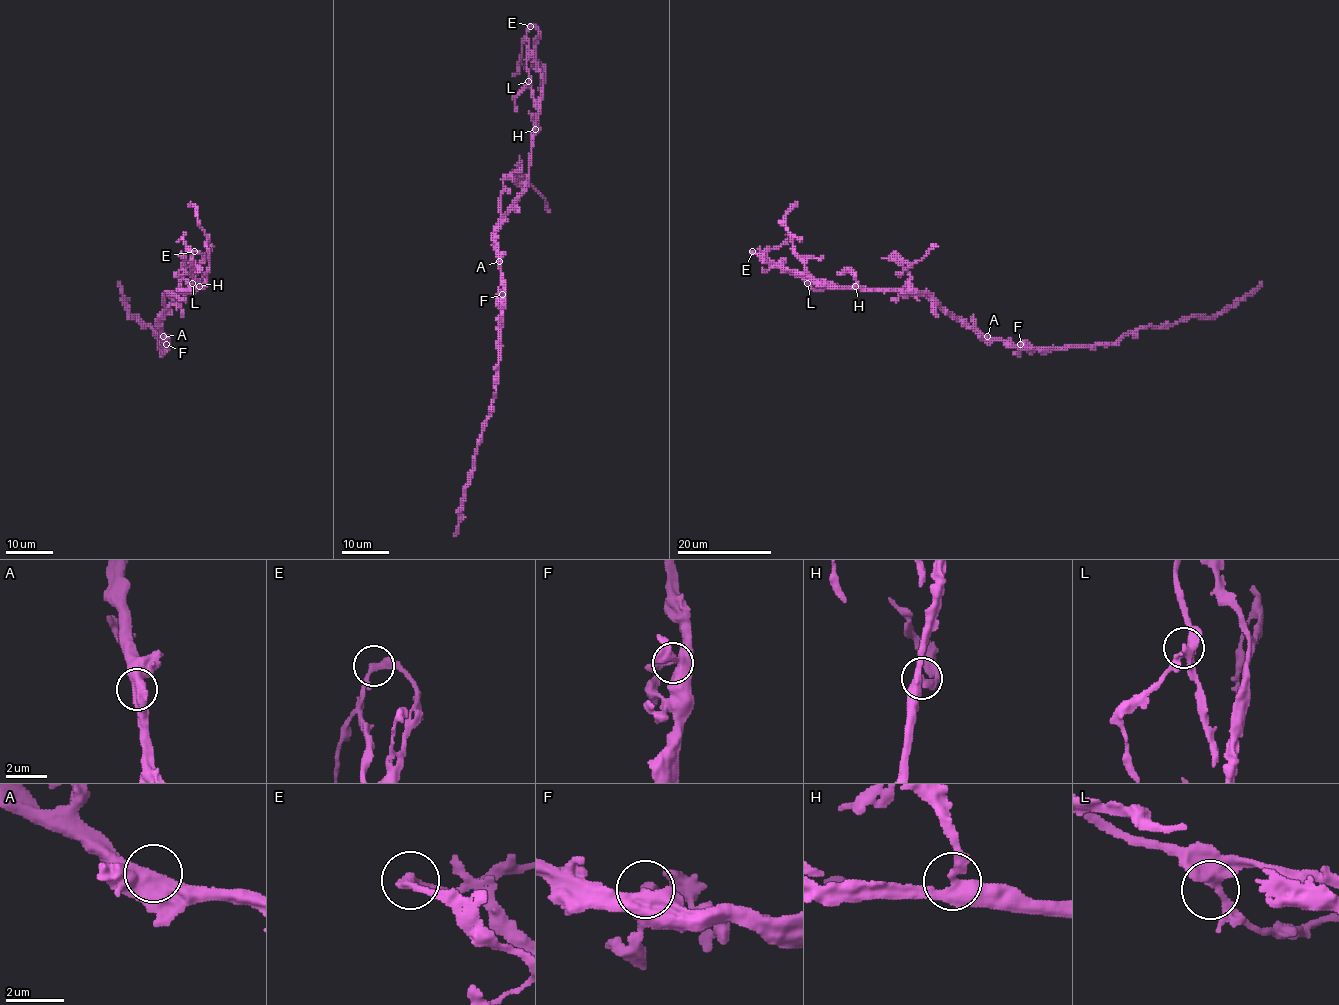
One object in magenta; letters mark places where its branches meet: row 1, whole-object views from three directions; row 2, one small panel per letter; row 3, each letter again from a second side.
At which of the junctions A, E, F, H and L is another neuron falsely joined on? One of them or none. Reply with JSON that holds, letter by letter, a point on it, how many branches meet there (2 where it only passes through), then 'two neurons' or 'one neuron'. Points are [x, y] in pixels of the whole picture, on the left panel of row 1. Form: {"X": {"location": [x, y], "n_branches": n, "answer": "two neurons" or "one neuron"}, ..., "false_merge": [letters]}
{"A": {"location": [163, 336], "n_branches": 2, "answer": "one neuron"}, "E": {"location": [194, 251], "n_branches": 2, "answer": "two neurons"}, "F": {"location": [166, 344], "n_branches": 2, "answer": "one neuron"}, "H": {"location": [199, 286], "n_branches": 3, "answer": "one neuron"}, "L": {"location": [192, 283], "n_branches": 2, "answer": "one neuron"}, "false_merge": ["E"]}

